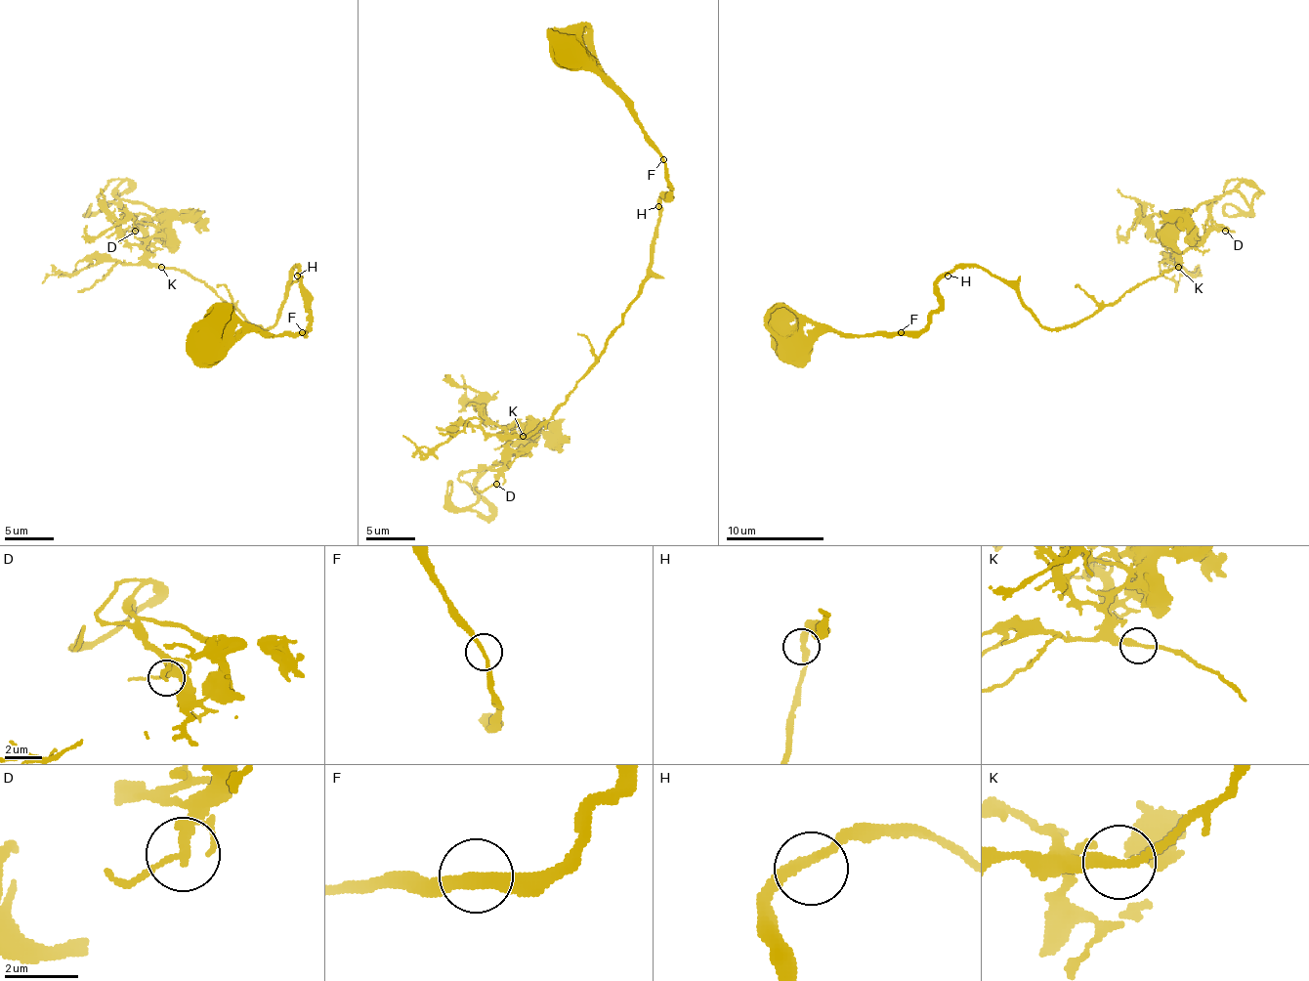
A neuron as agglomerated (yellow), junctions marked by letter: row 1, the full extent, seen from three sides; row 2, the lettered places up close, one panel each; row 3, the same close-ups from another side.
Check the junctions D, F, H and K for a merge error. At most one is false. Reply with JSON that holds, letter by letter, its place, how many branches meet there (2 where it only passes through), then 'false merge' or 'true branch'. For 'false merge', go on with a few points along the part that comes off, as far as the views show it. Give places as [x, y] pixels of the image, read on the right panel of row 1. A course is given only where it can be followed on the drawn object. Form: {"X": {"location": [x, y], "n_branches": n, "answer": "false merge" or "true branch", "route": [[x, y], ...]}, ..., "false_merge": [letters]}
{"D": {"location": [1225, 231], "n_branches": 2, "answer": "true branch"}, "F": {"location": [901, 332], "n_branches": 2, "answer": "true branch"}, "H": {"location": [948, 276], "n_branches": 2, "answer": "true branch"}, "K": {"location": [1178, 267], "n_branches": 2, "answer": "false merge", "route": [[1179, 268], [1179, 261], [1210, 226], [1215, 199], [1230, 191], [1250, 206], [1247, 211], [1230, 204], [1223, 209]]}, "false_merge": ["K"]}

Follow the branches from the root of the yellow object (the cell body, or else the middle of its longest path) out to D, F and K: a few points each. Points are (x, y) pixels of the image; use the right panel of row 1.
D: (798, 349), (824, 332), (920, 332), (962, 266), (1001, 277), (1043, 326), (1076, 326), (1225, 231)
F: (798, 349), (805, 349), (824, 332), (842, 334), (901, 332)
K: (798, 349), (824, 332), (920, 332), (941, 305), (938, 282), (962, 266), (1001, 277), (1051, 329), (1179, 268)

